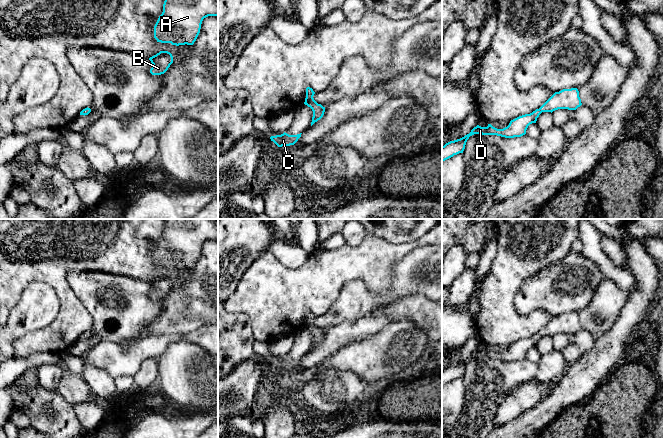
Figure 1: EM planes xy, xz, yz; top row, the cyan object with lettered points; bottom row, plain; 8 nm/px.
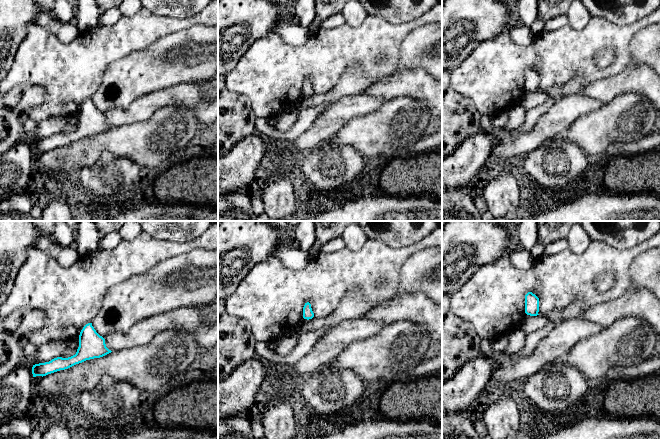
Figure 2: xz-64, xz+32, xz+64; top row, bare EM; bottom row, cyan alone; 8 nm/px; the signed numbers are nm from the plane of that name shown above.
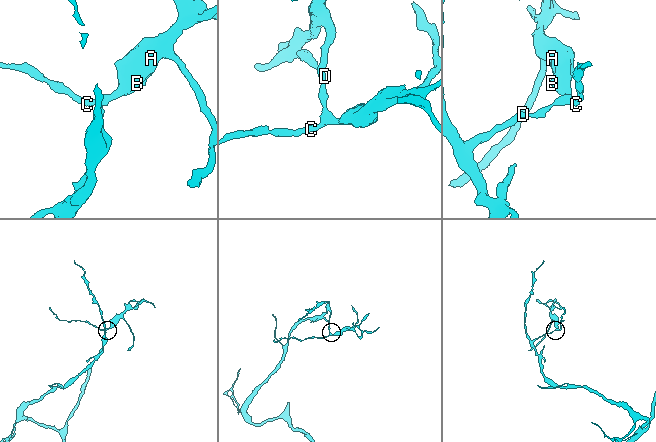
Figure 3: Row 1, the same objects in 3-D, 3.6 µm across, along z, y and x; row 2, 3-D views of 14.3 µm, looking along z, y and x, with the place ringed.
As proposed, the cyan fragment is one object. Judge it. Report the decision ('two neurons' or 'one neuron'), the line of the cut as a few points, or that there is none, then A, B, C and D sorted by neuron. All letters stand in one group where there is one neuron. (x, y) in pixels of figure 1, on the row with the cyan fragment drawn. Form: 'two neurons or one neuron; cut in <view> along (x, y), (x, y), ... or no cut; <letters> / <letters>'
one neuron; no cut; A B C D

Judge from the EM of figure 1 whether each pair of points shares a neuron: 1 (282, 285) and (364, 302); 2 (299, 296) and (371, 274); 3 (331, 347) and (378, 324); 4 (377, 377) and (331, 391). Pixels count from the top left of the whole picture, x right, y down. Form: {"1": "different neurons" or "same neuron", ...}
{"1": "different neurons", "2": "same neuron", "3": "same neuron", "4": "different neurons"}

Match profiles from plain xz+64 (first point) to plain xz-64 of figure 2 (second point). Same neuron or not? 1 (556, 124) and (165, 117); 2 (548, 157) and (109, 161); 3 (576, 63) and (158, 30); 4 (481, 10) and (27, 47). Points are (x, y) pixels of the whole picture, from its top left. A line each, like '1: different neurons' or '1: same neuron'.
1: different neurons
2: same neuron
3: same neuron
4: different neurons

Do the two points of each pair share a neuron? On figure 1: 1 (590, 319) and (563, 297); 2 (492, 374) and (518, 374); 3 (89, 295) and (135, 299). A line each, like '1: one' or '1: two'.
1: two
2: one
3: one

